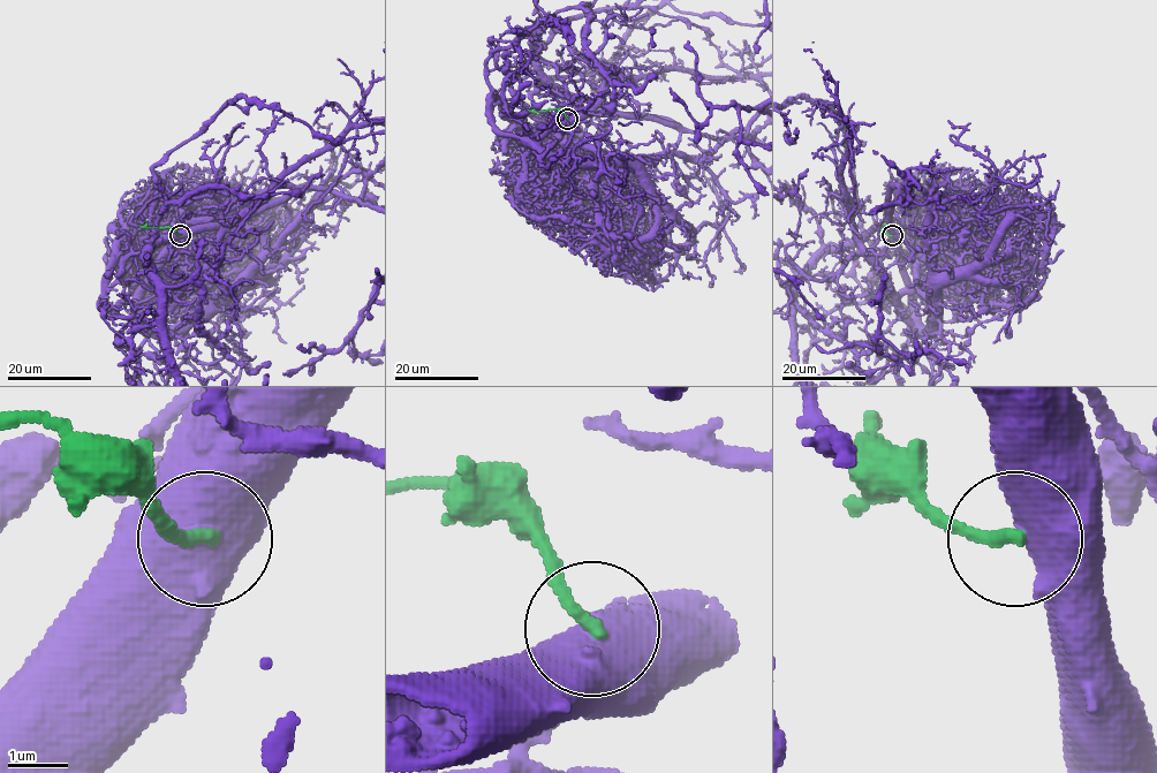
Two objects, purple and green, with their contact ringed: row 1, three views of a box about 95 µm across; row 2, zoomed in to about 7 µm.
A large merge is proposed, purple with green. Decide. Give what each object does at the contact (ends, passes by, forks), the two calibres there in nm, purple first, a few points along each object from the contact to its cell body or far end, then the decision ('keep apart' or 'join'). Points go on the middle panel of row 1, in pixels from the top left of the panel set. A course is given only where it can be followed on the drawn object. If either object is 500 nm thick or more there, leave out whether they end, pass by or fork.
750 nm thick on the purple side, 220 nm on the other; purple runs (567, 119), (527, 138), (532, 137), (526, 124), (536, 153), (557, 165), (561, 184), (597, 214), (581, 206); green runs (568, 119), (557, 108), (527, 110); keep apart

